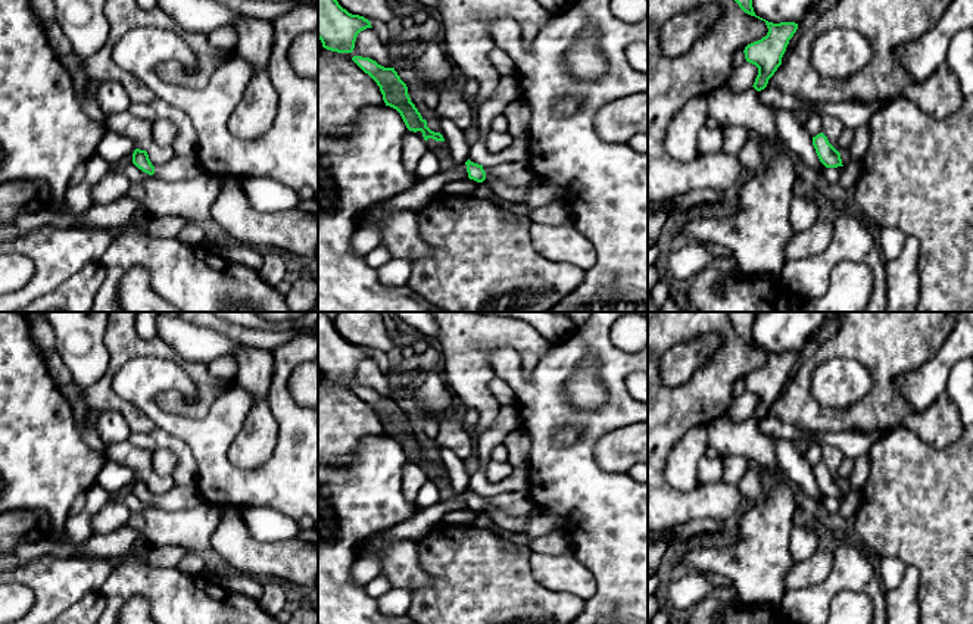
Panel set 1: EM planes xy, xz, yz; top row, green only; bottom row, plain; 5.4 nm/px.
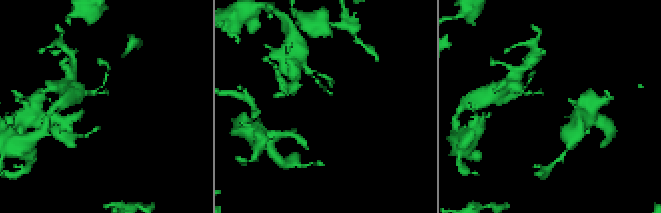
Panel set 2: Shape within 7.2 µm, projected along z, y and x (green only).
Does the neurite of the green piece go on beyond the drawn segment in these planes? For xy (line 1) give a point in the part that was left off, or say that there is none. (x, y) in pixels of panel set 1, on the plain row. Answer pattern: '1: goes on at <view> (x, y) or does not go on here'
1: does not go on here

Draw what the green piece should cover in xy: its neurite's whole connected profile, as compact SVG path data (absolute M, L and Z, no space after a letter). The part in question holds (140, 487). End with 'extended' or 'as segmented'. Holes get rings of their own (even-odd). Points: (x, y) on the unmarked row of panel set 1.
M135 478L132 483L132 493L149 505L155 503L155 496L152 494L146 480Z | as segmented

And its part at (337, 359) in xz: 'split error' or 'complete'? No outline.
complete

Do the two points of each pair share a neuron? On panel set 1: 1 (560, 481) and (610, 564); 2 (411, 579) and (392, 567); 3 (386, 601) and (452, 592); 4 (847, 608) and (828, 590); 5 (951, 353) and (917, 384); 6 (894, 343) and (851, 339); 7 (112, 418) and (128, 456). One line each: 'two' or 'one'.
1: one
2: one
3: two
4: two
5: one
6: one
7: two

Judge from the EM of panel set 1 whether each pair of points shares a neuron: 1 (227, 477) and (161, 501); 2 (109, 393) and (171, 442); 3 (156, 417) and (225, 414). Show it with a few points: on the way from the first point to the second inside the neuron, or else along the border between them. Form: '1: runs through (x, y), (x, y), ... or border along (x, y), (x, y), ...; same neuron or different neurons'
1: border along (192, 454), (196, 462), (195, 484), (203, 501); different neurons
2: border along (156, 427), (149, 431), (133, 433); different neurons
3: runs through (174, 424), (208, 426); same neuron

